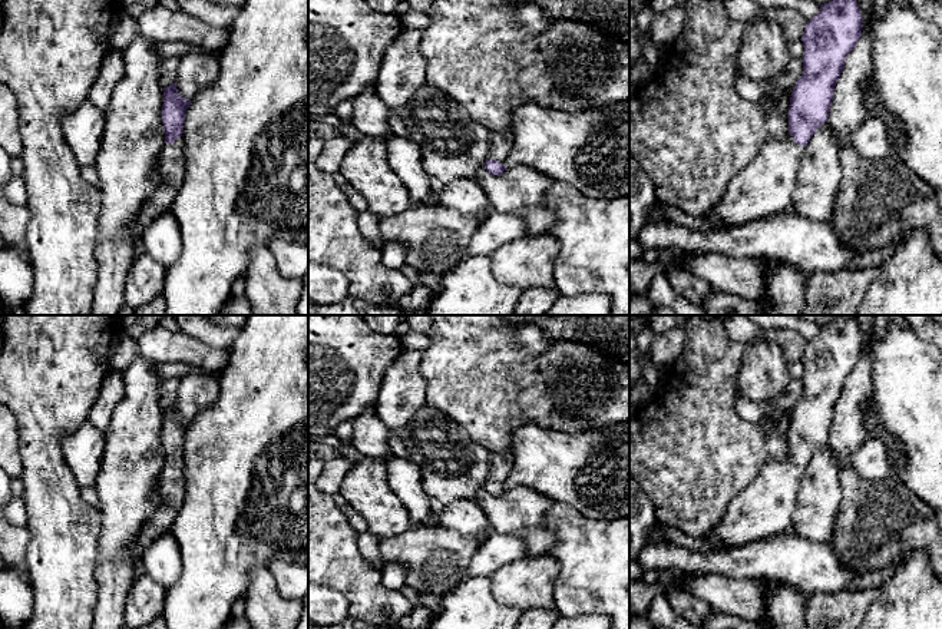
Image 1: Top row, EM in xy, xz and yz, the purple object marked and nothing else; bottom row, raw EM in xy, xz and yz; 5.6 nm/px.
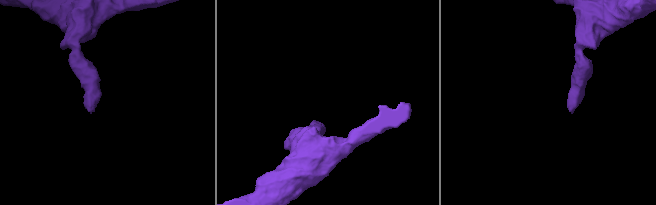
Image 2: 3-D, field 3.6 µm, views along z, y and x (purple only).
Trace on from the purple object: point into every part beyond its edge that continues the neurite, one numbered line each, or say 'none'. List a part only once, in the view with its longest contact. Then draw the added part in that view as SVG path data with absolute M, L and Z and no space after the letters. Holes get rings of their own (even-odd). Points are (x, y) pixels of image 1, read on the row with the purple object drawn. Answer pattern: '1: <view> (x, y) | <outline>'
1: xy (172, 161) | M184 133L173 143L165 143L161 150L161 168L163 181L173 191L179 191L185 175L185 140Z

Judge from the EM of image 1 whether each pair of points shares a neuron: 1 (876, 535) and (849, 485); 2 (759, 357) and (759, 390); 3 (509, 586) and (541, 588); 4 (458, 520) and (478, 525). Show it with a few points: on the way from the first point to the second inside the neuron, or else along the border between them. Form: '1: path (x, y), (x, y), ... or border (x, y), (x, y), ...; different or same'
1: path (876, 522), (875, 515), (862, 497); same
2: path (759, 366), (759, 381); same
3: path (516, 586), (534, 588); same
4: path (462, 520), (473, 523); same

